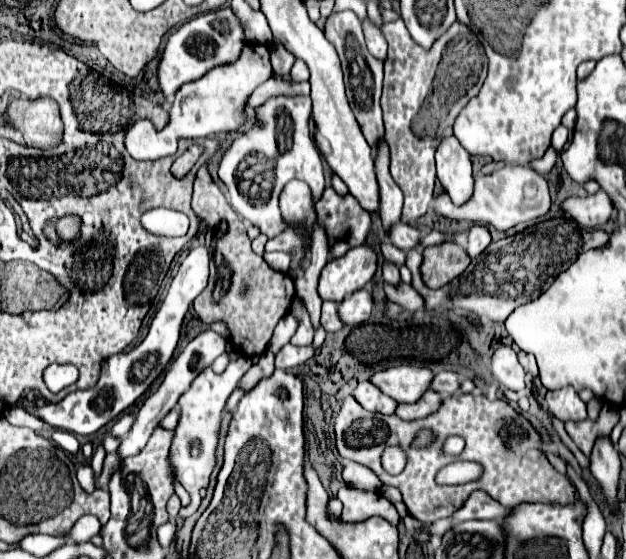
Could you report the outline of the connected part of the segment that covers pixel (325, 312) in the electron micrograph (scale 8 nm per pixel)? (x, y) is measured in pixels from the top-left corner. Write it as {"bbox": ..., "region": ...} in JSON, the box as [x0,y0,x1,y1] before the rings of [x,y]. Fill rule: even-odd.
{"bbox":[322,302,342,332],"region":[[[322,302],[322,328],[326,332],[338,332],[342,322],[338,322],[338,304],[336,302]]]}

